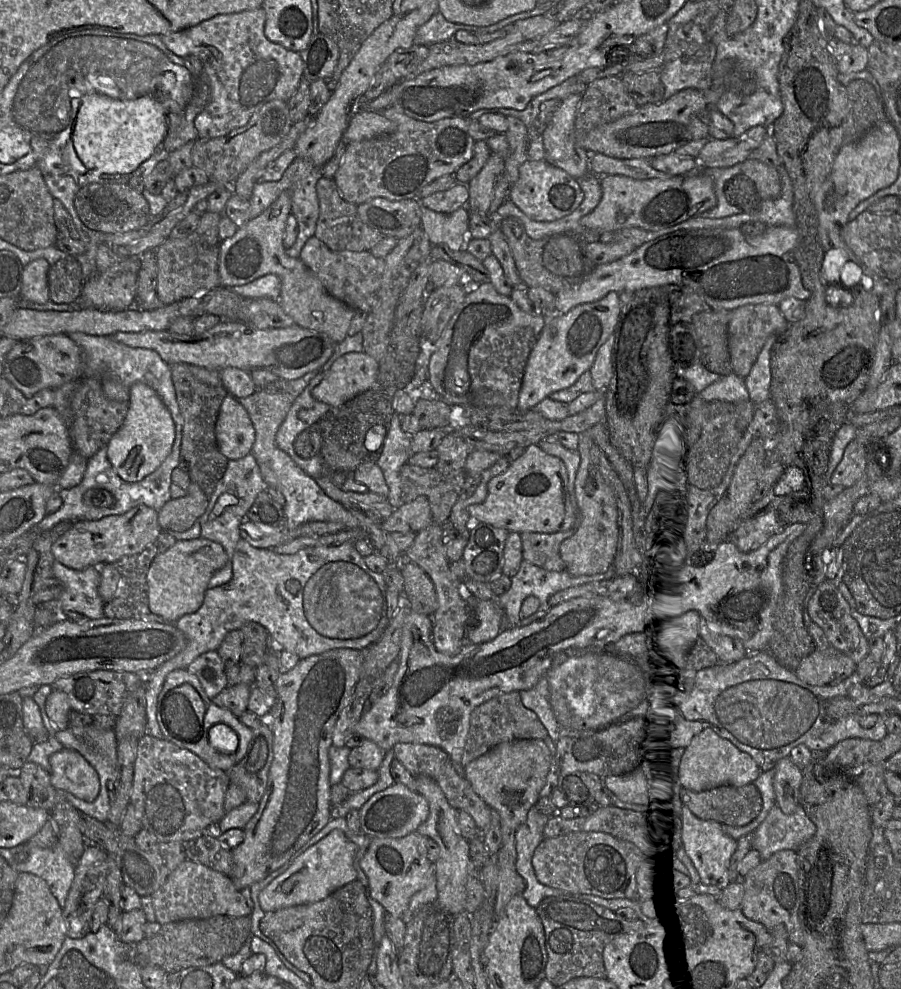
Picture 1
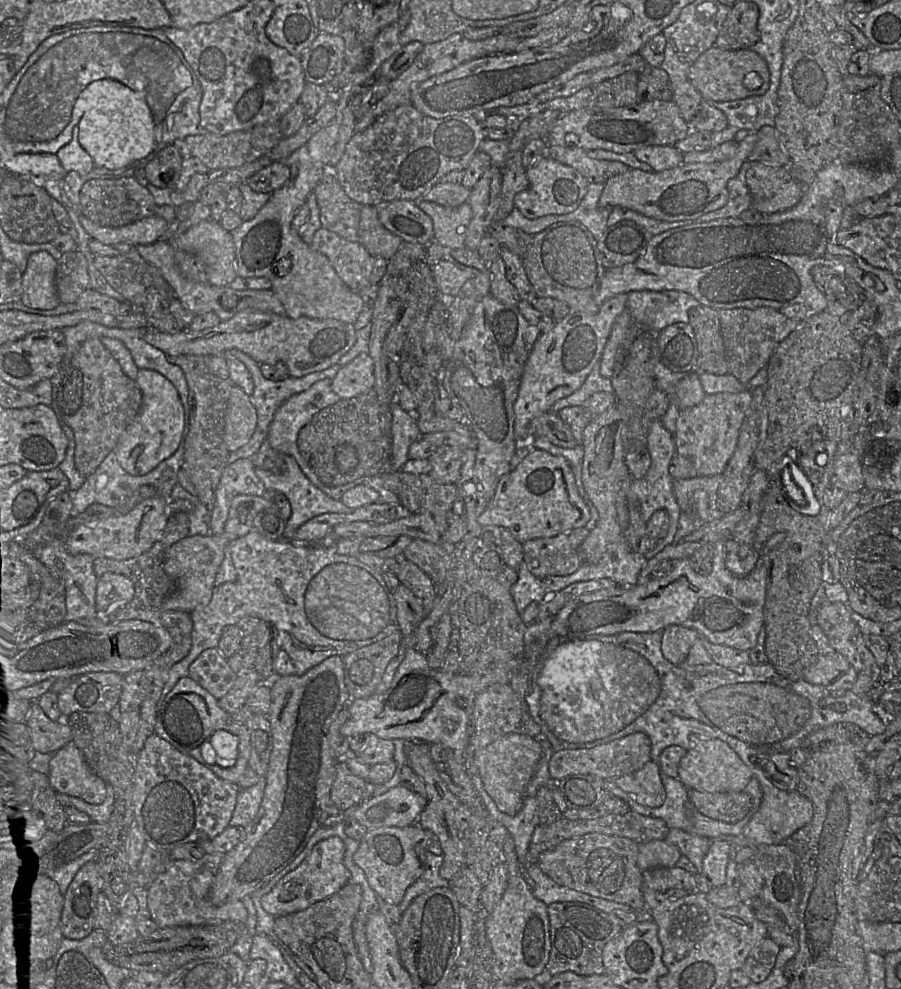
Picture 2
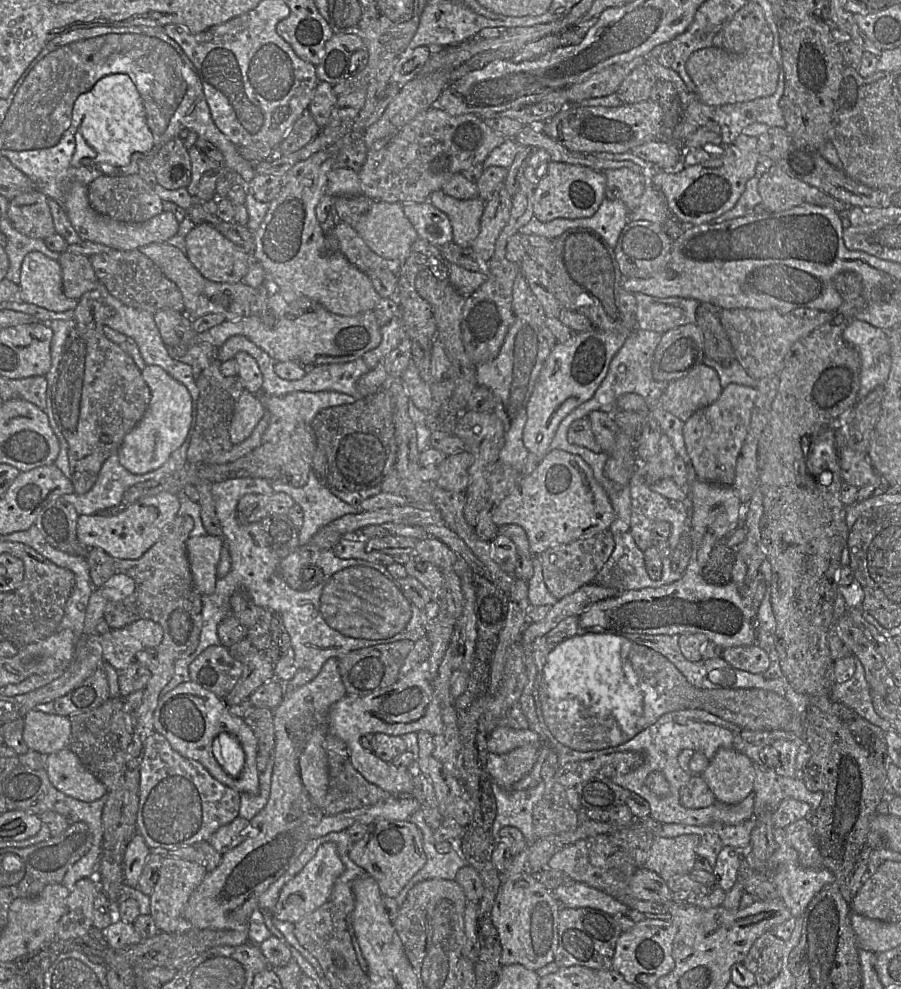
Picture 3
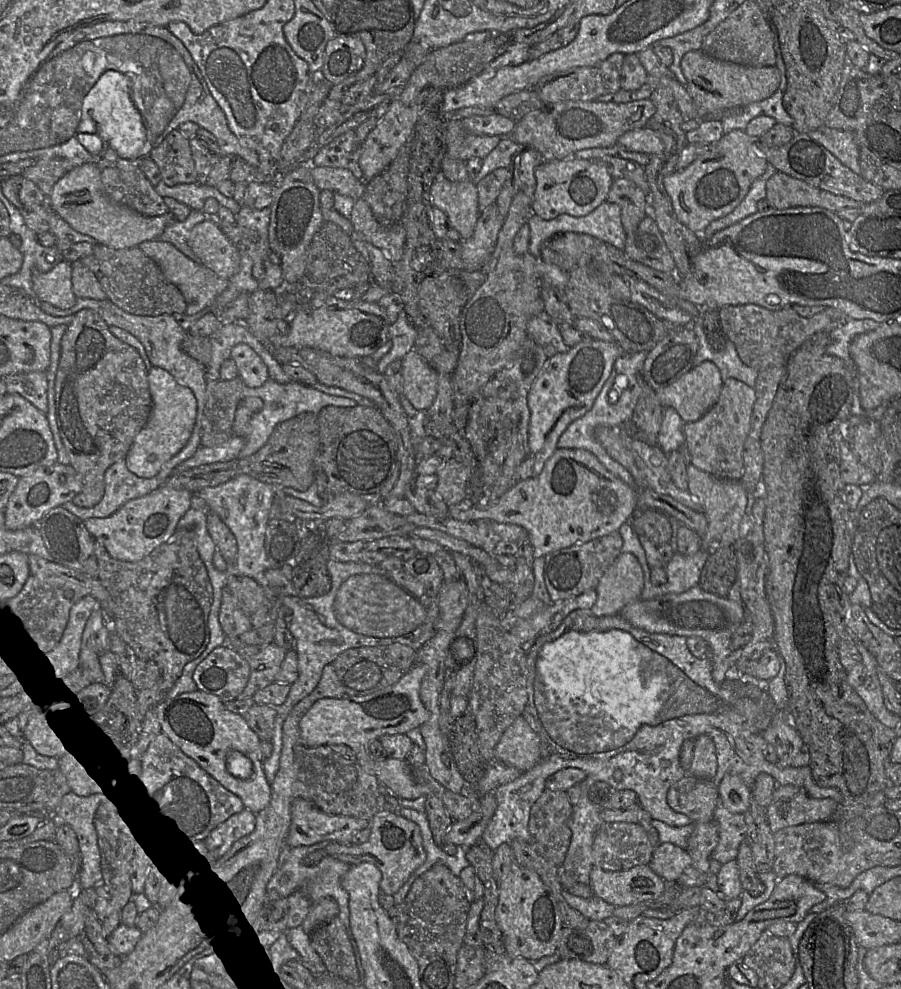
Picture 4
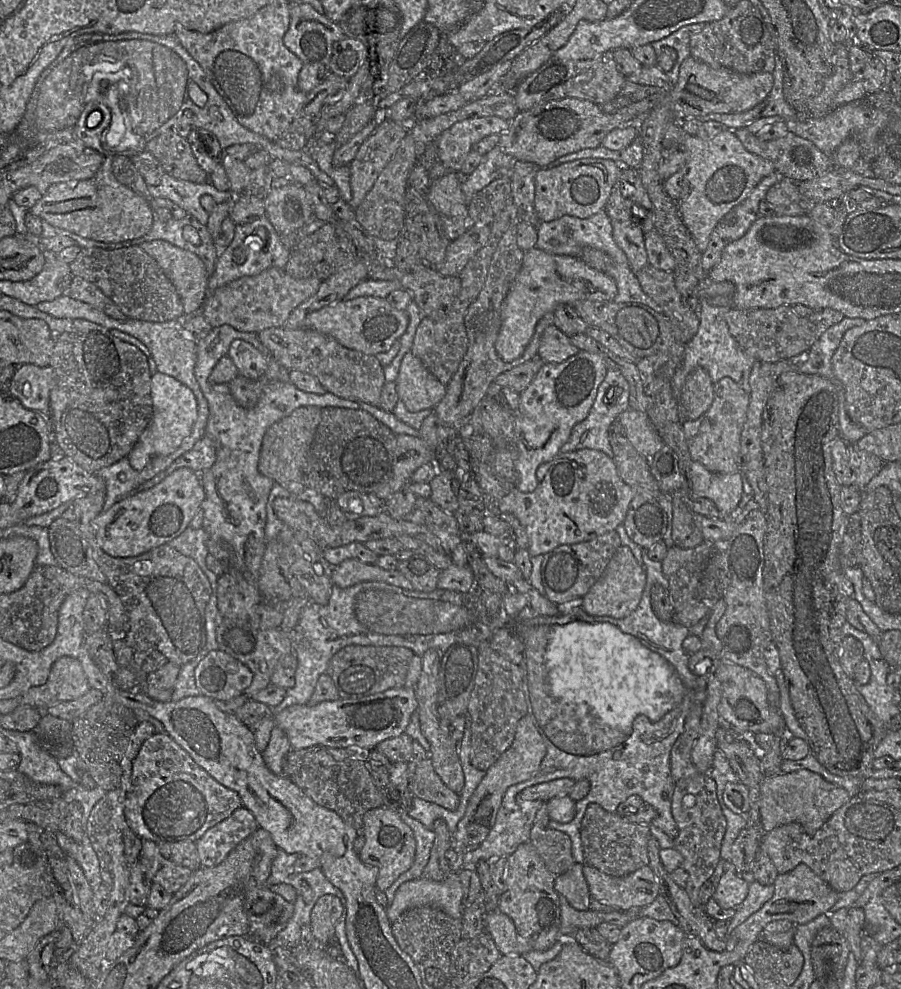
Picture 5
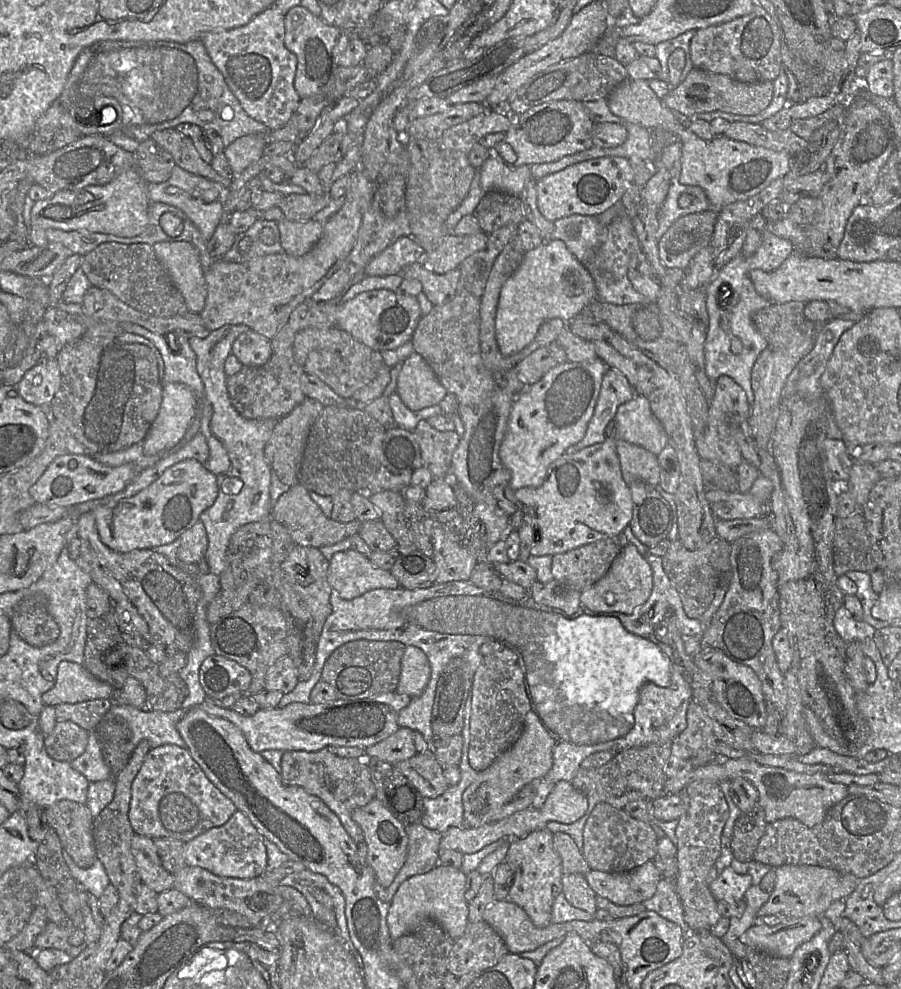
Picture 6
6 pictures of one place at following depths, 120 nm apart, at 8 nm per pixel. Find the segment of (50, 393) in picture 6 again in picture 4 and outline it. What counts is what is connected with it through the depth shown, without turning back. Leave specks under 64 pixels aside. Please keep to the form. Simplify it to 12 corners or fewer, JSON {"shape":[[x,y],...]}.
{"shape":[[46,371],[3,377],[9,394],[19,394],[44,414]]}

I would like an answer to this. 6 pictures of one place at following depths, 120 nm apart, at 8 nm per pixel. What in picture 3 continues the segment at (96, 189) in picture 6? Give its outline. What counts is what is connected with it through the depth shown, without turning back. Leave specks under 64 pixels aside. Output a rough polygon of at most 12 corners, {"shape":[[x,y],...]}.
{"shape":[[71,184],[63,209],[82,241],[113,250],[165,242],[172,212],[120,222],[90,205],[88,185]]}

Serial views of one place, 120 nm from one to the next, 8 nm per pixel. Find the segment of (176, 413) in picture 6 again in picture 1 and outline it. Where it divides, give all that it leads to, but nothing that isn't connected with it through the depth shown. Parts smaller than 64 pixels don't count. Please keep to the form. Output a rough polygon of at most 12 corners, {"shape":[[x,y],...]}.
{"shape":[[145,383],[129,409],[108,458],[126,482],[153,473],[172,451],[169,409]]}

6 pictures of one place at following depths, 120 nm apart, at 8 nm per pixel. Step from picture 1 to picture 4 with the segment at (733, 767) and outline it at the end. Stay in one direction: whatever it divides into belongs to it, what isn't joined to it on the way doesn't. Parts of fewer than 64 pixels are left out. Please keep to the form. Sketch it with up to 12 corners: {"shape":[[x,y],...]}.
{"shape":[[725,776],[718,786],[719,802],[734,814],[751,803],[754,782]]}

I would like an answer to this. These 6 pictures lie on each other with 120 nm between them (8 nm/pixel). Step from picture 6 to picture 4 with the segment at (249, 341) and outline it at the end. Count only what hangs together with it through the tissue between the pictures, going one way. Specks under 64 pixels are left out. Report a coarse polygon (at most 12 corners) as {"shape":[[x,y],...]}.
{"shape":[[246,343],[231,350],[238,376],[258,388],[269,378],[268,368]]}

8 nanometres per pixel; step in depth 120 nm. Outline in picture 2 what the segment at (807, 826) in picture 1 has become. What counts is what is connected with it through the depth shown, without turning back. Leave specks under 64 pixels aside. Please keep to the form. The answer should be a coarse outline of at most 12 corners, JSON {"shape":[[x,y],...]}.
{"shape":[[748,766],[762,801],[742,834],[749,845],[785,843],[812,819],[812,803]]}

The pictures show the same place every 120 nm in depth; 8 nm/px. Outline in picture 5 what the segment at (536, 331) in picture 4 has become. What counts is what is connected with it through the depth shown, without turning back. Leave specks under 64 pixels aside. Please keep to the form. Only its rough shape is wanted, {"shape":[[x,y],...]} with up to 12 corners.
{"shape":[[555,324],[541,337],[538,356],[562,363],[579,351]]}

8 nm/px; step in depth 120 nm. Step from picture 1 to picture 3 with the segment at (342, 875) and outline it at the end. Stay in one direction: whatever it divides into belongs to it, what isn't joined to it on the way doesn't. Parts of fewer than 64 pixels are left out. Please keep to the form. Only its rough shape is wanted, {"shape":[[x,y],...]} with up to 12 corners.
{"shape":[[322,844],[281,889],[274,918],[297,923],[329,901],[344,866]]}

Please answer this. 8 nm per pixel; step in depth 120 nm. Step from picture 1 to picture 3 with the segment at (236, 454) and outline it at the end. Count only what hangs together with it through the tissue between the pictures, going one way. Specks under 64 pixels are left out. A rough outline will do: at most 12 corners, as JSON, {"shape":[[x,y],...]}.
{"shape":[[243,390],[229,426],[233,445],[246,440],[265,407],[257,394]]}

